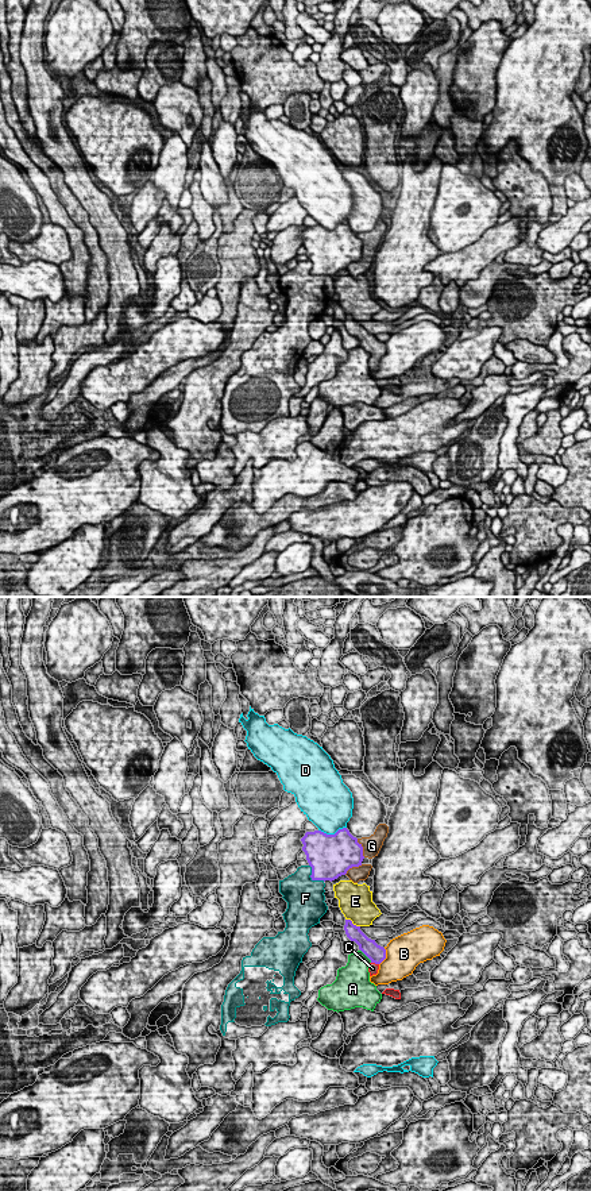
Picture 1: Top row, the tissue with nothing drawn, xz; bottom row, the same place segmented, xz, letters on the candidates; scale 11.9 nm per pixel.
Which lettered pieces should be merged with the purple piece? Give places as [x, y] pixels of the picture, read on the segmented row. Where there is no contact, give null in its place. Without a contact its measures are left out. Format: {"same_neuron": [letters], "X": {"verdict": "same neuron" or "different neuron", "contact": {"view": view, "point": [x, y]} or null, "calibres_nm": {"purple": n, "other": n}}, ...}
{"same_neuron": ["C"], "A": {"verdict": "different neuron", "contact": {"view": "xz", "point": [366, 955]}, "calibres_nm": {"purple": 220, "other": 300}}, "B": {"verdict": "different neuron", "contact": {"view": "xz", "point": [385, 956]}, "calibres_nm": {"purple": 220, "other": 440}}, "C": {"verdict": "same neuron", "contact": {"view": "xz", "point": [375, 963]}, "calibres_nm": {"purple": 220, "other": 130}}, "D": {"verdict": "different neuron", "contact": {"view": "xz", "point": [332, 835]}, "calibres_nm": {"purple": 500, "other": 420}}, "E": {"verdict": "different neuron", "contact": {"view": "xz", "point": [351, 922]}, "calibres_nm": {"purple": 180, "other": 400}}, "F": {"verdict": "different neuron", "contact": {"view": "xz", "point": [312, 878]}, "calibres_nm": {"purple": 400, "other": 440}}, "G": {"verdict": "different neuron", "contact": {"view": "xz", "point": [362, 848]}, "calibres_nm": {"purple": 440, "other": 220}}}

